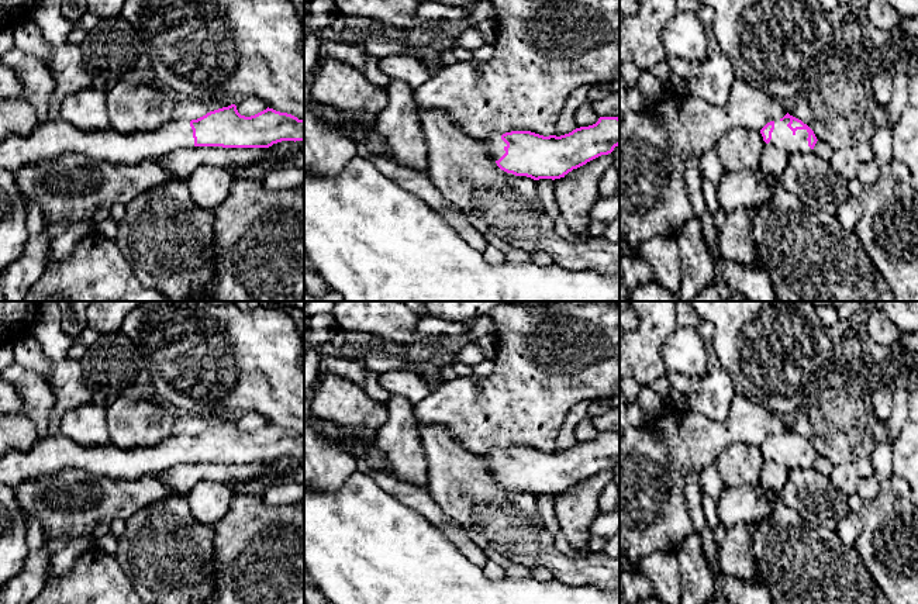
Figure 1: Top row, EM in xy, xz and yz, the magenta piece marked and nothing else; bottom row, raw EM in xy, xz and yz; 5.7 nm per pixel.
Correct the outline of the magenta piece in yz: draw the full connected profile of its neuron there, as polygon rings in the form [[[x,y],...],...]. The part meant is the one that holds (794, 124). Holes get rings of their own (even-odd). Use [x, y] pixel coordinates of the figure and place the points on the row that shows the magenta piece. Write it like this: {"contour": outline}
{"contour": [[[788,113],[780,120],[770,120],[760,130],[766,146],[810,155],[817,144],[814,131]]]}

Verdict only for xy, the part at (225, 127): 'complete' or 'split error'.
split error

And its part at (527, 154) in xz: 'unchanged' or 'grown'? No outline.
grown

